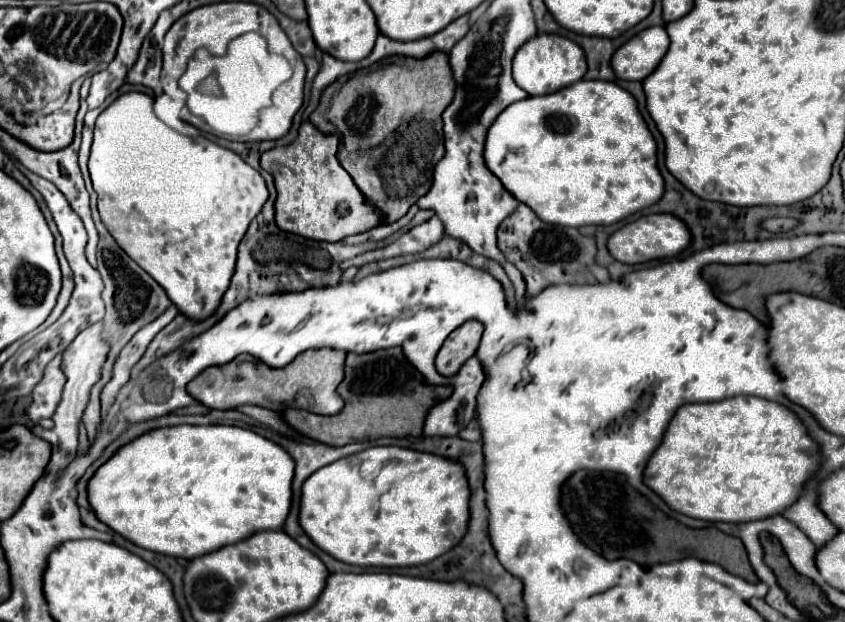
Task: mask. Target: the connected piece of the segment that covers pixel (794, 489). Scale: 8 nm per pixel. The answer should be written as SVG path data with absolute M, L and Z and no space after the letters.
M733 396L721 402L681 406L643 470L643 484L663 498L671 510L689 518L707 522L749 522L777 516L789 508L799 498L807 478L811 478L819 466L819 446L793 412L757 396Z

